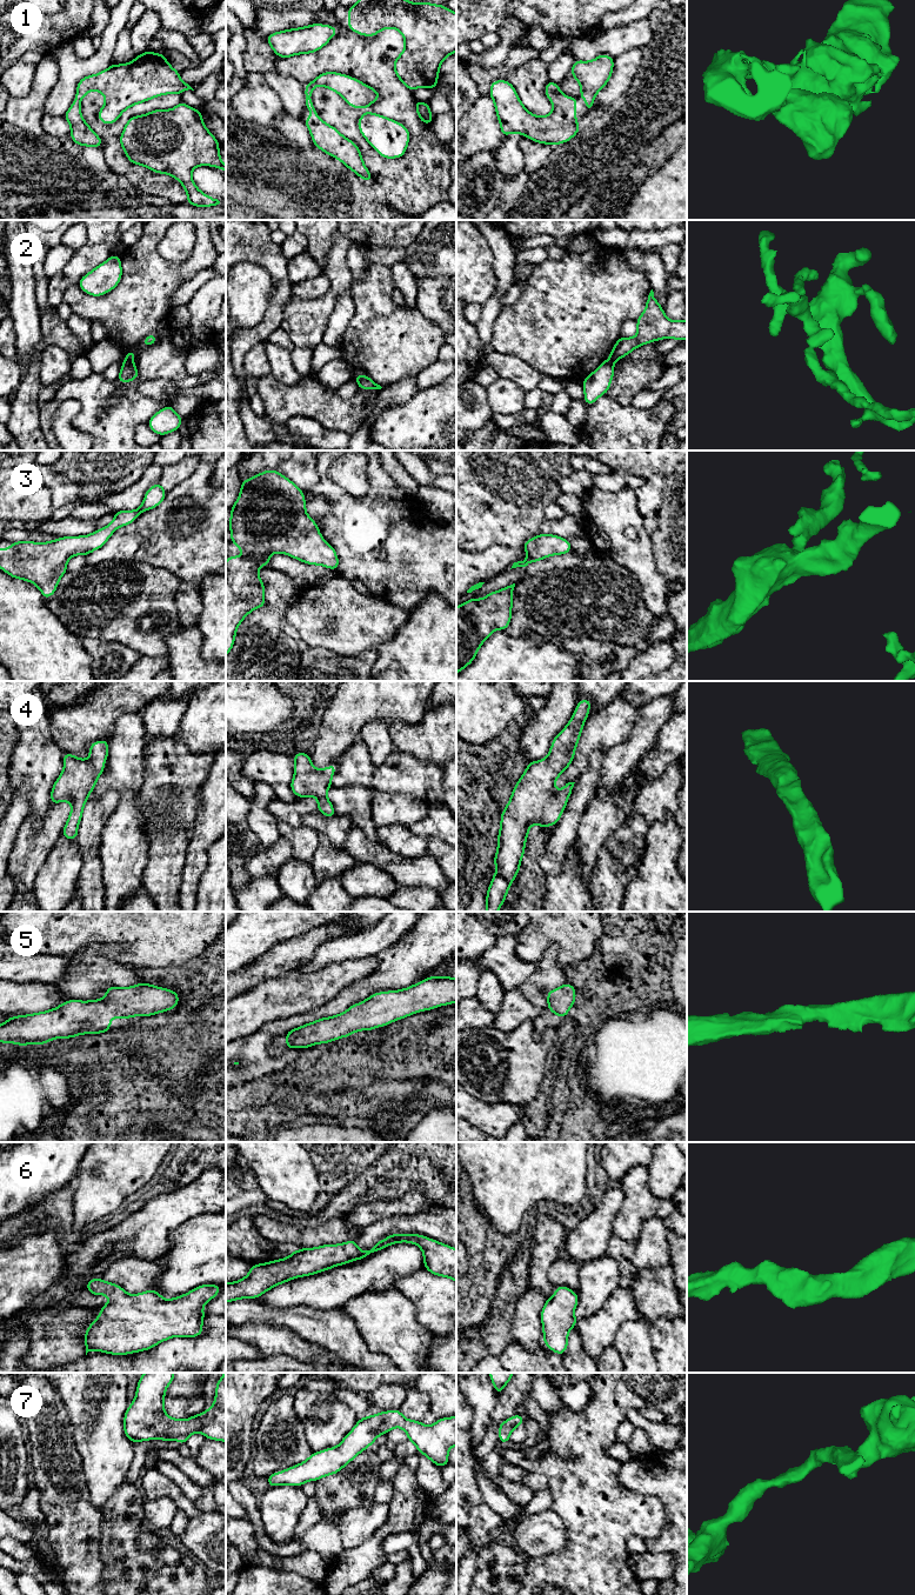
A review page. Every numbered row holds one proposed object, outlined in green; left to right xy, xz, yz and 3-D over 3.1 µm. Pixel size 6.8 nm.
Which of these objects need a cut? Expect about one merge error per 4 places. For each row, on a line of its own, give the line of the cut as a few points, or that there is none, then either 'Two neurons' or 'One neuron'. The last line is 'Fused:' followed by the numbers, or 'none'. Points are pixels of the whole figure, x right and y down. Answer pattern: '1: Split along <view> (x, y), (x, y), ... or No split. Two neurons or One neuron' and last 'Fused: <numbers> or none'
1: No split. One neuron
2: Split along yz (610, 356), (614, 360). Two neurons
3: No split. One neuron
4: No split. One neuron
5: No split. One neuron
6: No split. One neuron
7: No split. One neuron
Fused: 2

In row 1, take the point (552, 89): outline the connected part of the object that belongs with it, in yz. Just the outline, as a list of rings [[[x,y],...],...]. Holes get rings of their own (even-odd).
[[[493,81],[489,95],[495,106],[502,136],[517,133],[537,144],[550,146],[565,144],[574,138],[581,128],[576,121],[576,98],[567,98],[554,81],[547,82],[545,94],[553,102],[553,109],[546,116],[537,116],[525,108],[510,82]]]

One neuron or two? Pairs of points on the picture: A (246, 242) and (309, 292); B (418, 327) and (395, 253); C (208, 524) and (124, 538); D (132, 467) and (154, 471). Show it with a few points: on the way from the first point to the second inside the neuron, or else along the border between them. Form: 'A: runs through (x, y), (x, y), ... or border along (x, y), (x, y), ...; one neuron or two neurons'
A: border along (293, 285), (292, 294); two neurons
B: border along (371, 264), (382, 264), (389, 267); two neurons
C: runs through (187, 534), (145, 538); one neuron
D: border along (152, 462), (142, 475), (126, 488); two neurons

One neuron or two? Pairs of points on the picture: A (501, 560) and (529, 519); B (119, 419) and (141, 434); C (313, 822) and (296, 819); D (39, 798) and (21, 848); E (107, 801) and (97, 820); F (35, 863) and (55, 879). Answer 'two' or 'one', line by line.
A: two
B: two
C: two
D: two
E: one
F: two

